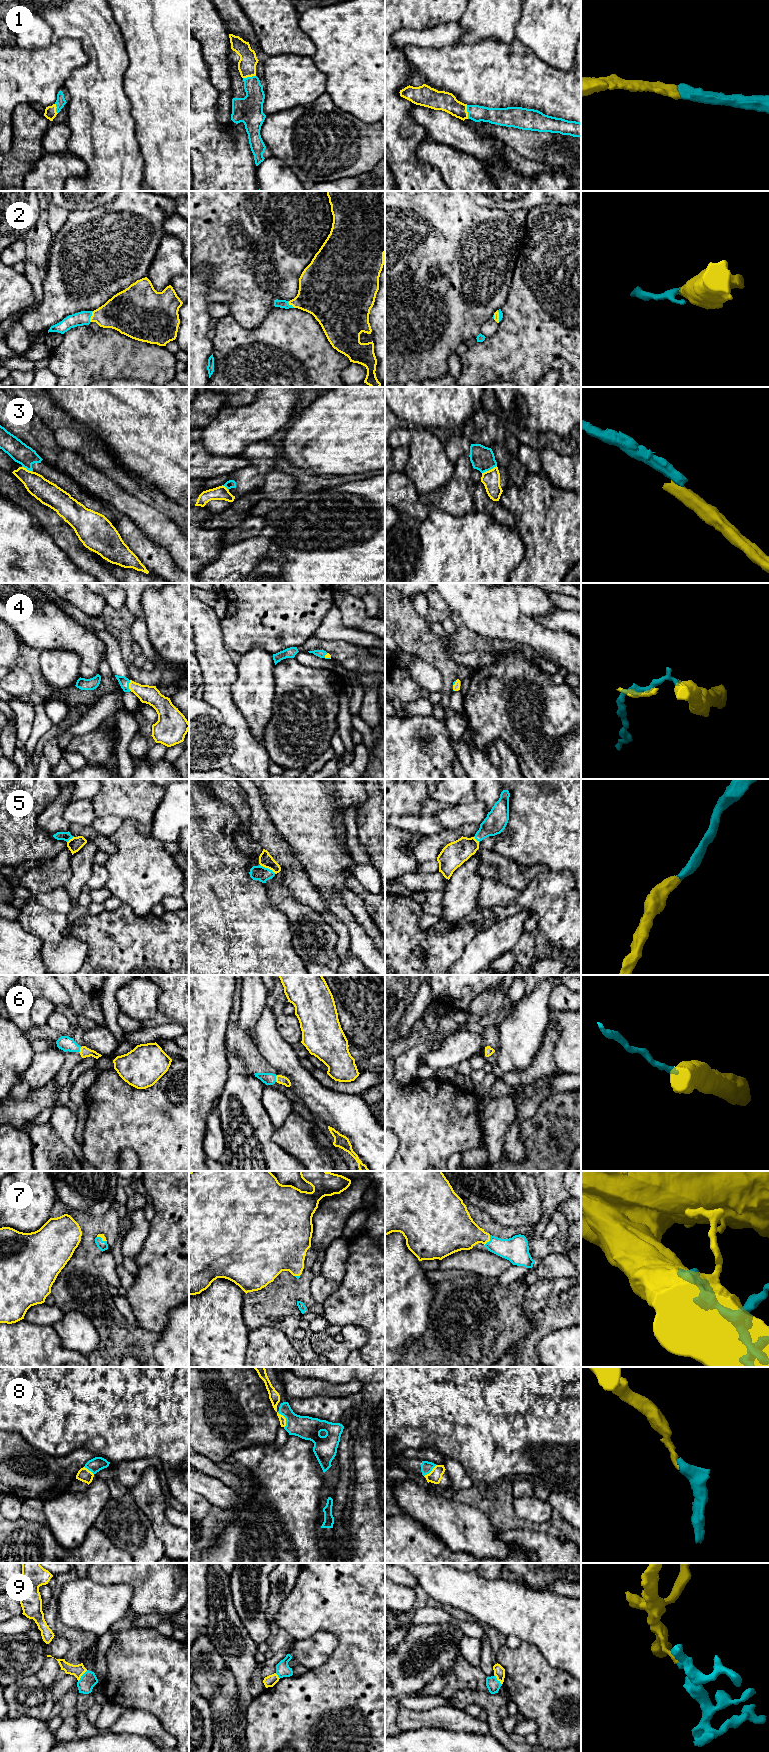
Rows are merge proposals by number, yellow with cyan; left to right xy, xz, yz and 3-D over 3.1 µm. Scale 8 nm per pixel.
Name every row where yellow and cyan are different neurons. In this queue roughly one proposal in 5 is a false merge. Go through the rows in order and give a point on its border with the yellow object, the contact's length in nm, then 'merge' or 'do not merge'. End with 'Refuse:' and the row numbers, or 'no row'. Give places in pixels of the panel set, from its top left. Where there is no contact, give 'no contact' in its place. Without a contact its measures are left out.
1: meets yellow in yz at (467, 112); contact 110 nm long; merge
2: meets yellow in xy at (91, 316); contact 90 nm long; merge
3: meets yellow in yz at (489, 470); contact 140 nm long; do not merge
4: meets yellow in xy at (129, 685); contact 90 nm long; merge
5: meets yellow in xz at (268, 868); contact 150 nm long; merge
6: meets yellow in xz at (276, 1078); contact 60 nm long; merge
7: meets yellow in yz at (489, 1240); contact 90 nm long; merge
8: meets yellow in xz at (285, 1419); contact 140 nm long; merge
9: meets yellow in xy at (81, 1675); contact 120 nm long; do not merge
Refuse: 3, 9

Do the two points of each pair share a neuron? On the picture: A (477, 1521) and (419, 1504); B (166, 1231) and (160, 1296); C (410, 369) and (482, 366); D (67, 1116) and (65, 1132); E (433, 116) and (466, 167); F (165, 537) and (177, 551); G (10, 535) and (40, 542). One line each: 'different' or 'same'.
A: same
B: same
C: different
D: same
E: same
F: same
G: same

